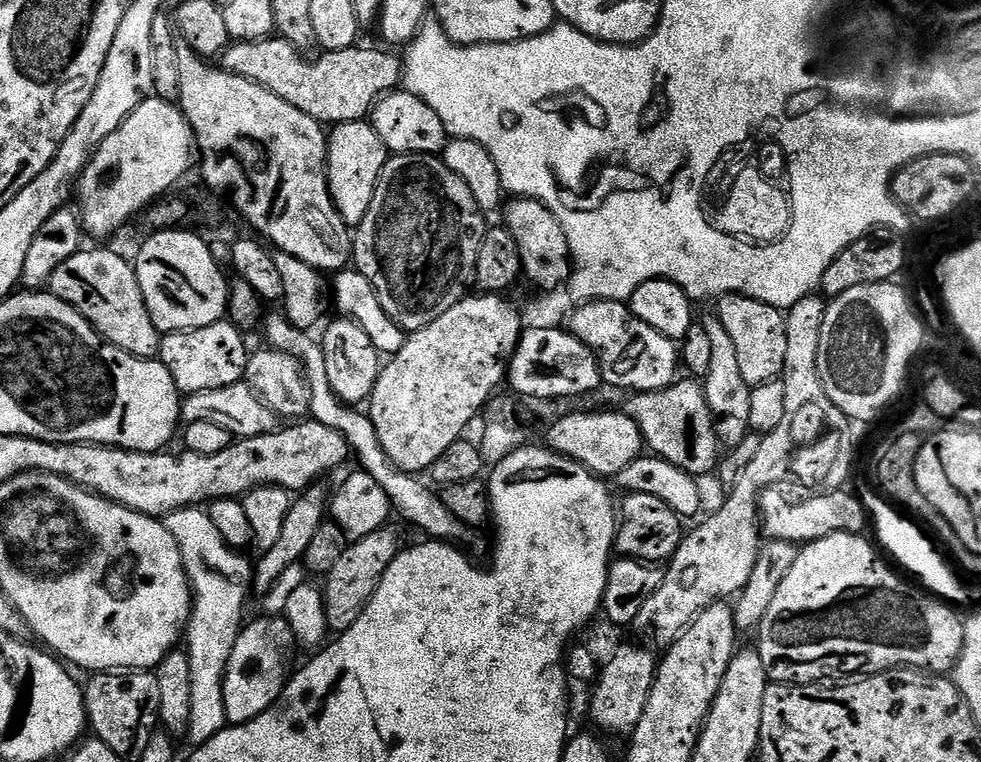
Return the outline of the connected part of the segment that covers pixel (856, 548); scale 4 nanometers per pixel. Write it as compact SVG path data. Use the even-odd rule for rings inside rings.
M839 532L830 534L812 544L805 544L799 549L794 558L794 566L790 566L790 574L782 578L782 586L778 586L778 594L774 594L774 602L766 610L766 614L758 629L760 644L758 651L762 658L762 666L766 666L766 674L773 684L820 684L821 682L840 682L845 678L863 678L876 676L879 672L890 672L896 669L923 670L928 674L948 674L955 669L962 654L964 645L964 620L959 616L953 605L921 590L919 587L911 588L903 575L895 576L886 565L880 561L878 553L872 549L868 540L863 540L863 535L854 532Z

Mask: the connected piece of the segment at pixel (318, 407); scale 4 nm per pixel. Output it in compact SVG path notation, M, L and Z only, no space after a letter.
M277 314L263 321L262 333L269 340L271 347L277 352L285 352L290 354L296 360L300 361L308 378L308 389L312 391L310 398L310 416L311 419L322 422L322 426L330 426L330 430L338 430L338 434L342 434L342 438L348 444L351 455L356 456L359 471L370 474L370 478L374 478L374 482L378 482L378 486L382 486L382 490L386 490L386 498L390 498L393 513L398 517L401 516L408 524L413 524L420 532L425 532L428 540L438 540L441 542L451 542L456 546L465 546L472 540L473 533L458 518L454 518L454 514L450 514L450 510L446 510L443 499L427 483L423 484L423 479L417 478L411 472L404 472L392 463L391 458L386 454L386 450L382 450L382 442L378 442L378 430L374 430L374 422L372 417L360 410L353 410L351 407L341 404L340 399L334 394L334 390L330 386L330 378L326 378L326 358L324 357L323 347L319 343L316 344L311 340L309 333L303 328L295 328L289 321L287 316Z

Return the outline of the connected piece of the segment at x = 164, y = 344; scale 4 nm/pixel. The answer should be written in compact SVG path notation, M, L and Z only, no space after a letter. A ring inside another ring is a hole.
M231 319L219 320L217 324L195 328L189 332L169 332L161 335L158 358L170 370L181 393L218 390L222 386L238 384L244 380L250 348L244 345L245 333Z

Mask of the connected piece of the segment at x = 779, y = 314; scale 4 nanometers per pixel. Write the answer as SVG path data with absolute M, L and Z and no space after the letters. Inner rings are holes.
M724 294L719 297L715 315L726 326L726 334L734 340L734 351L738 354L738 366L742 370L742 378L746 378L748 387L753 389L771 380L783 377L786 366L786 322L785 313L781 309L770 306L761 300L739 294Z

